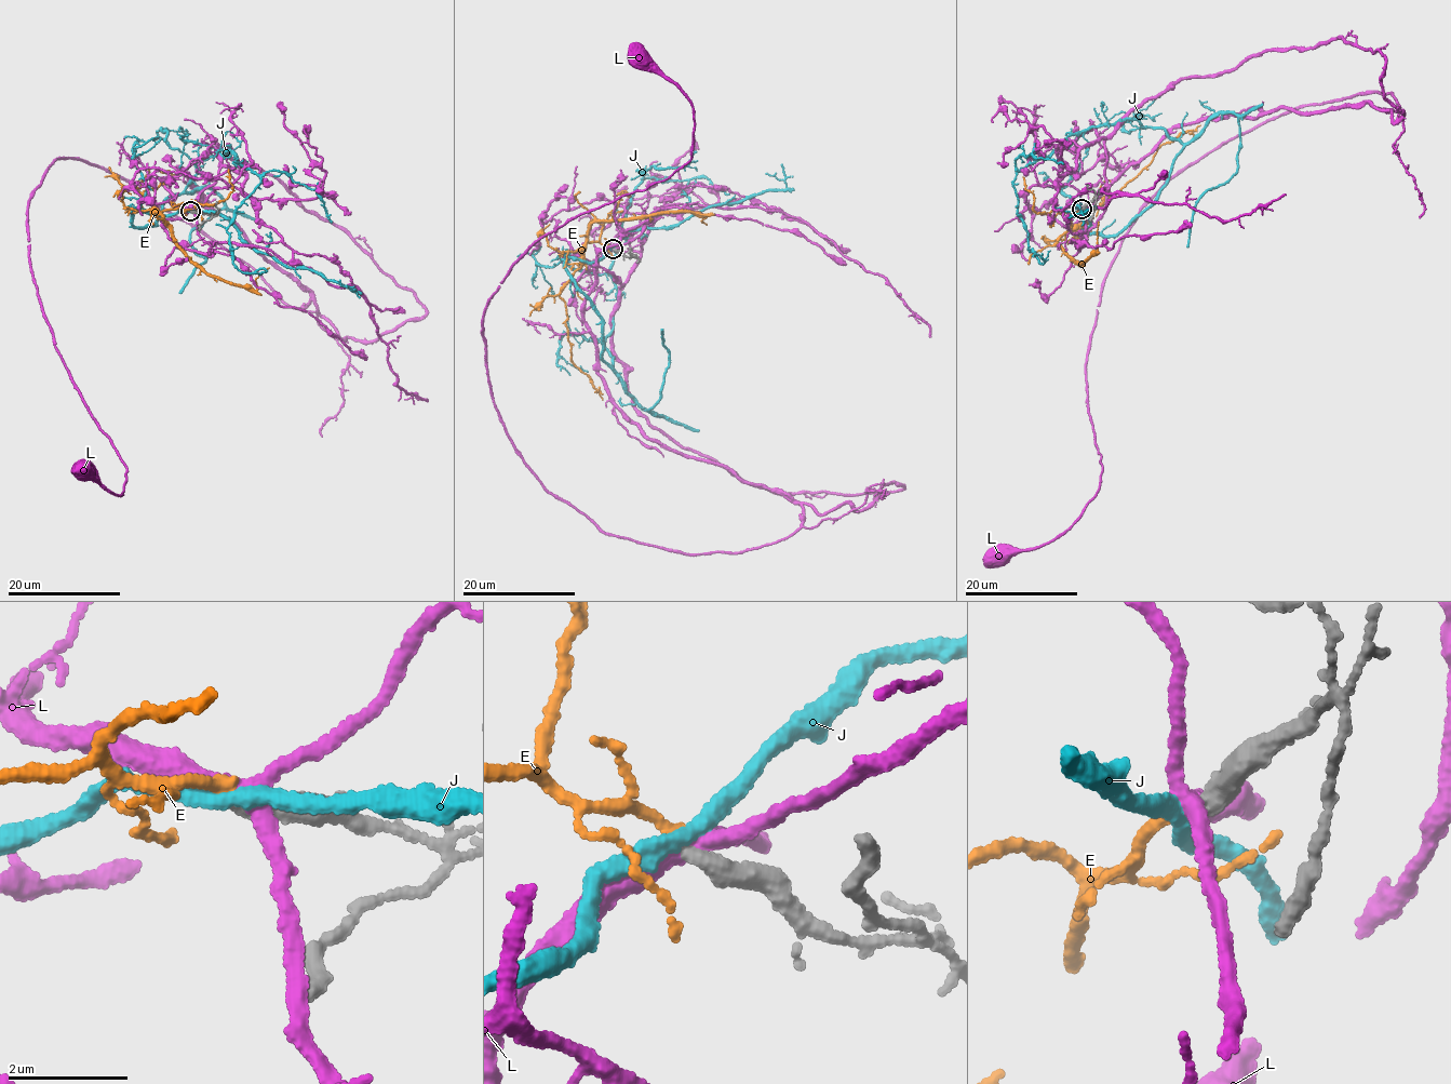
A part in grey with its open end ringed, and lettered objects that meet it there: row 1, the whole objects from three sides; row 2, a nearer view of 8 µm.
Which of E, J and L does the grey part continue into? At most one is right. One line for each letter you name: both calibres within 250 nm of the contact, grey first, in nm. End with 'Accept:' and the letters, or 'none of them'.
E: 340 nm thick on the grey side, 240 nm on the other
Accept: E

